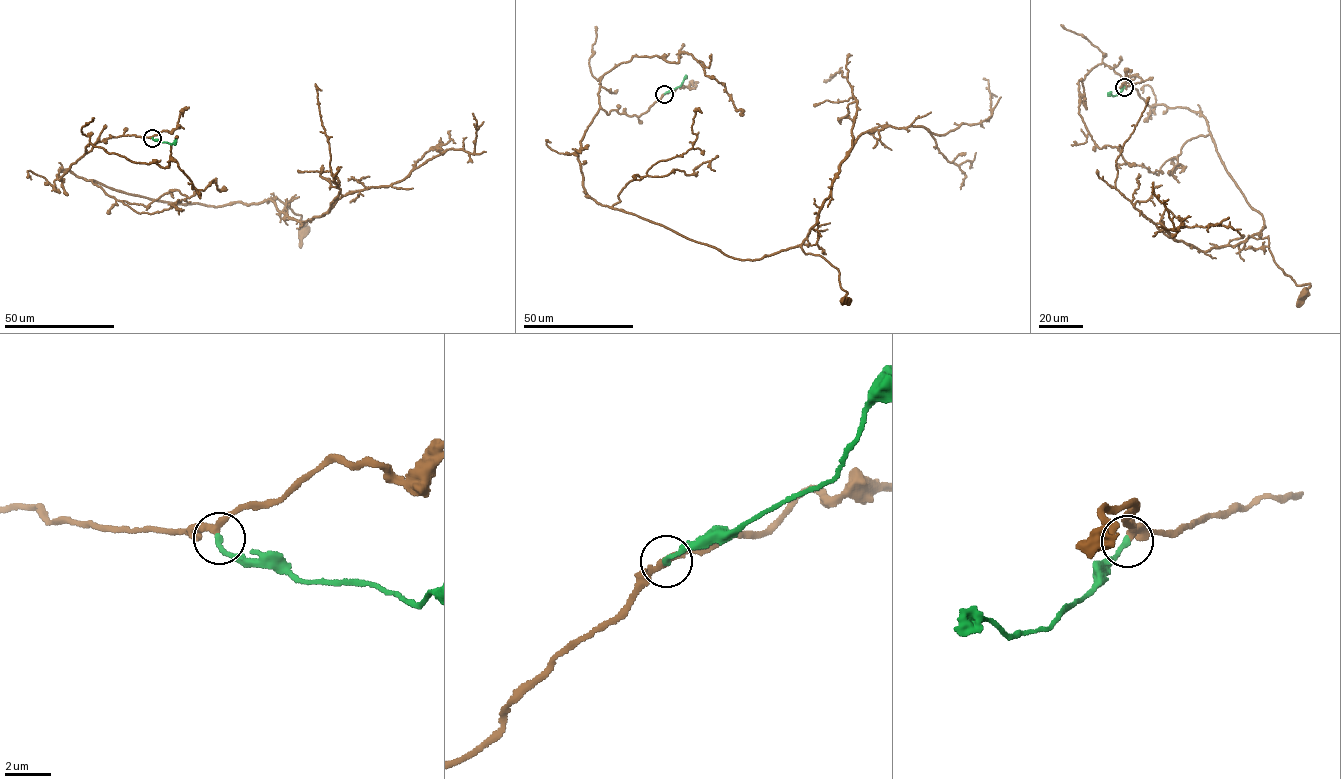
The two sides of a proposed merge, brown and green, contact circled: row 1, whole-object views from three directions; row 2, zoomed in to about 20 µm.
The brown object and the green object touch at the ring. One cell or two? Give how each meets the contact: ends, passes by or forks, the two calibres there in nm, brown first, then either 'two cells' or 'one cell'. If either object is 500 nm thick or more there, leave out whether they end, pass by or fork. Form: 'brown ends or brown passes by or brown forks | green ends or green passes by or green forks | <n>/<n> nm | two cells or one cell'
brown passes by | green ends | 260/260 nm | one cell

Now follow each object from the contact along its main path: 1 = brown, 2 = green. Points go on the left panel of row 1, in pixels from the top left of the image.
1: (152, 138), (106, 138), (58, 178), (66, 169), (182, 204), (276, 197), (301, 216), (304, 230)
2: (152, 138), (171, 144), (176, 139)

